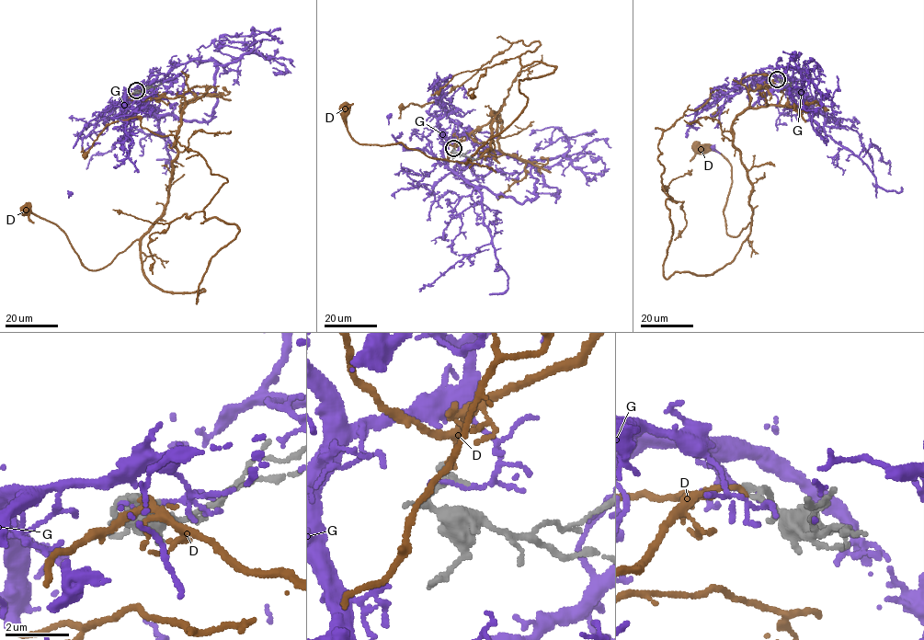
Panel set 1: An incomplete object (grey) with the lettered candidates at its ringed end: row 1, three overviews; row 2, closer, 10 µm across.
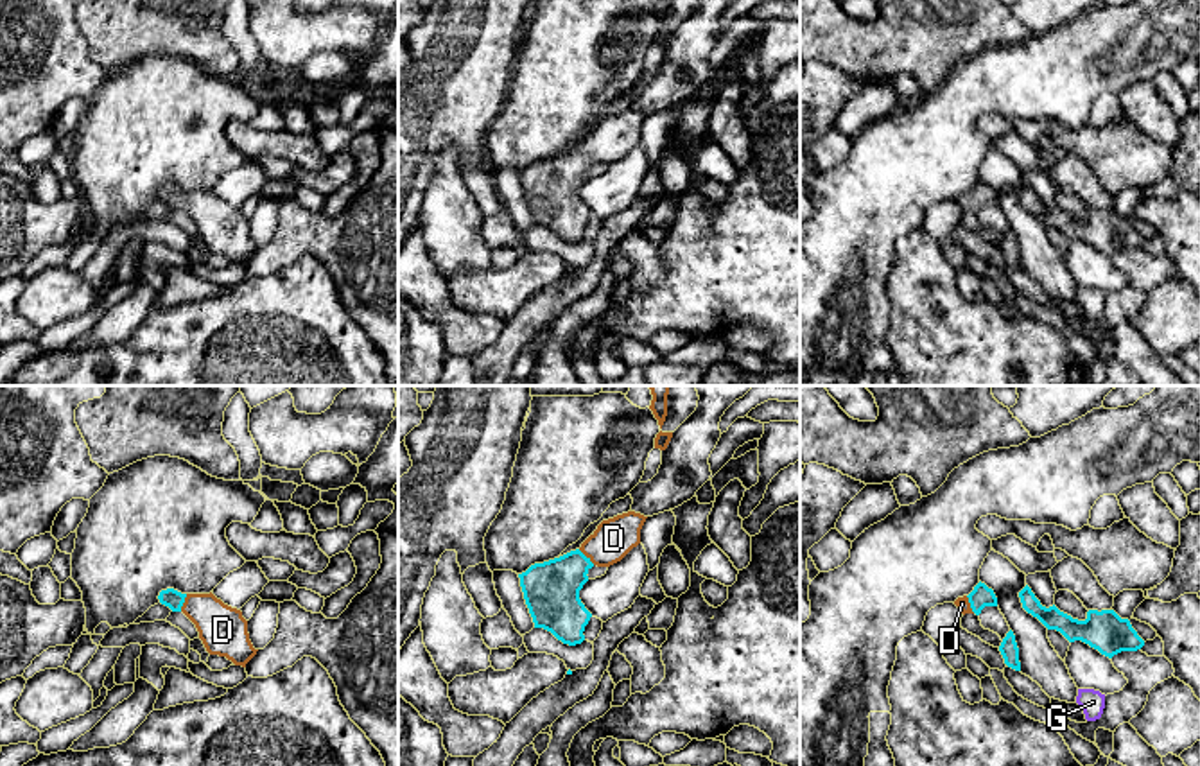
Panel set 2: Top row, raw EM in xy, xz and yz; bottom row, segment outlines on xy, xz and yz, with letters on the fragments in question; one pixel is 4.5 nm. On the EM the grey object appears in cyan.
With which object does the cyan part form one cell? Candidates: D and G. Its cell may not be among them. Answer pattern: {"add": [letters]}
{"add": ["D"]}

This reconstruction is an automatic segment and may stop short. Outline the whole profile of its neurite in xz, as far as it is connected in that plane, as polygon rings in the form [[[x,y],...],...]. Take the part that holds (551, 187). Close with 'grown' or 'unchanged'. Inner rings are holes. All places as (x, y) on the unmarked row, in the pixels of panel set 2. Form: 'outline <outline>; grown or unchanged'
outline [[[628,109],[603,118],[579,147],[518,172],[535,226],[551,230],[563,242],[581,242],[592,215],[579,197],[588,169],[594,163],[610,165],[637,145],[646,117]]]; grown

